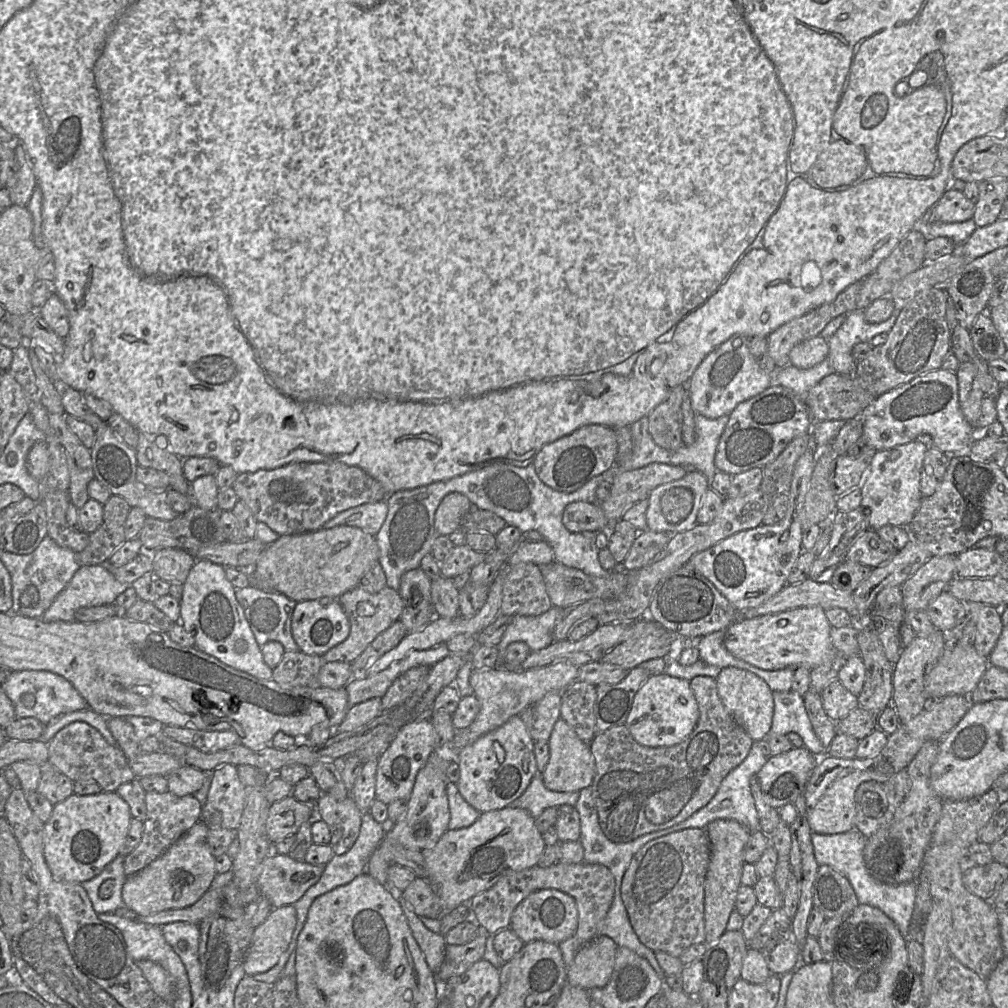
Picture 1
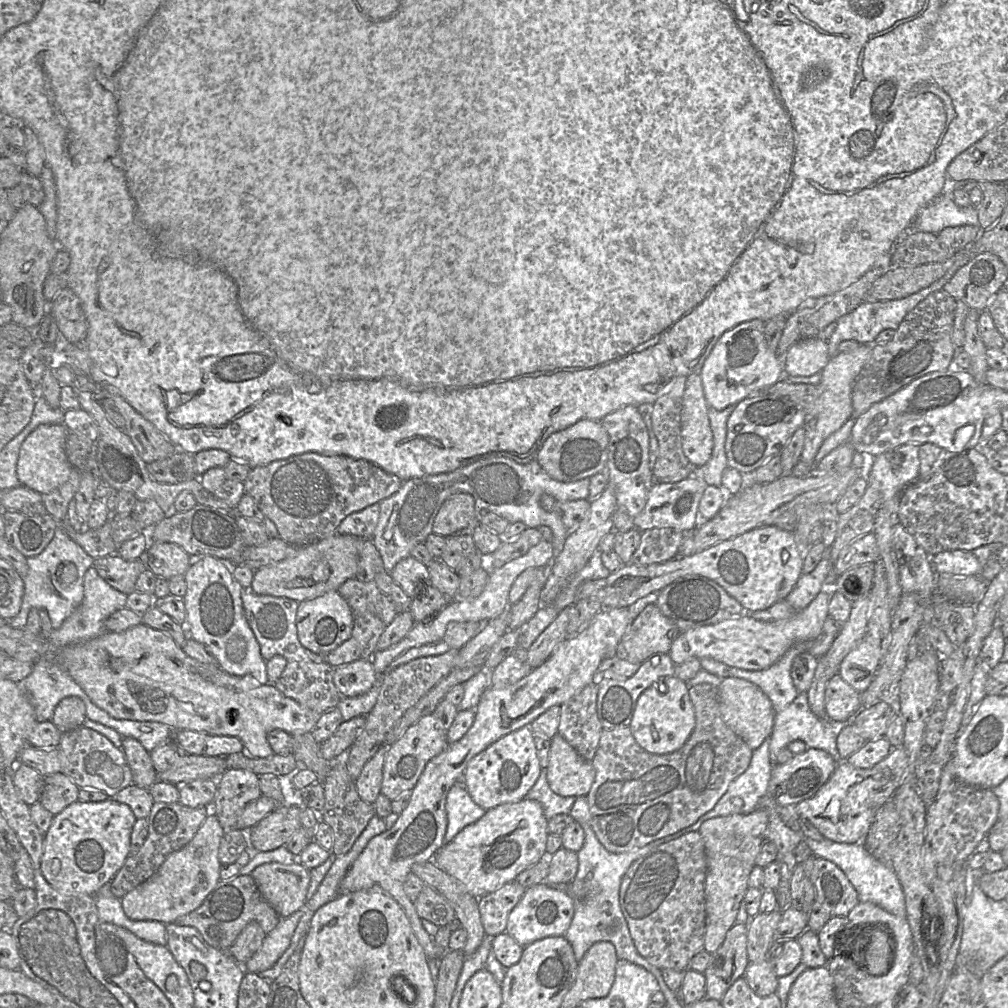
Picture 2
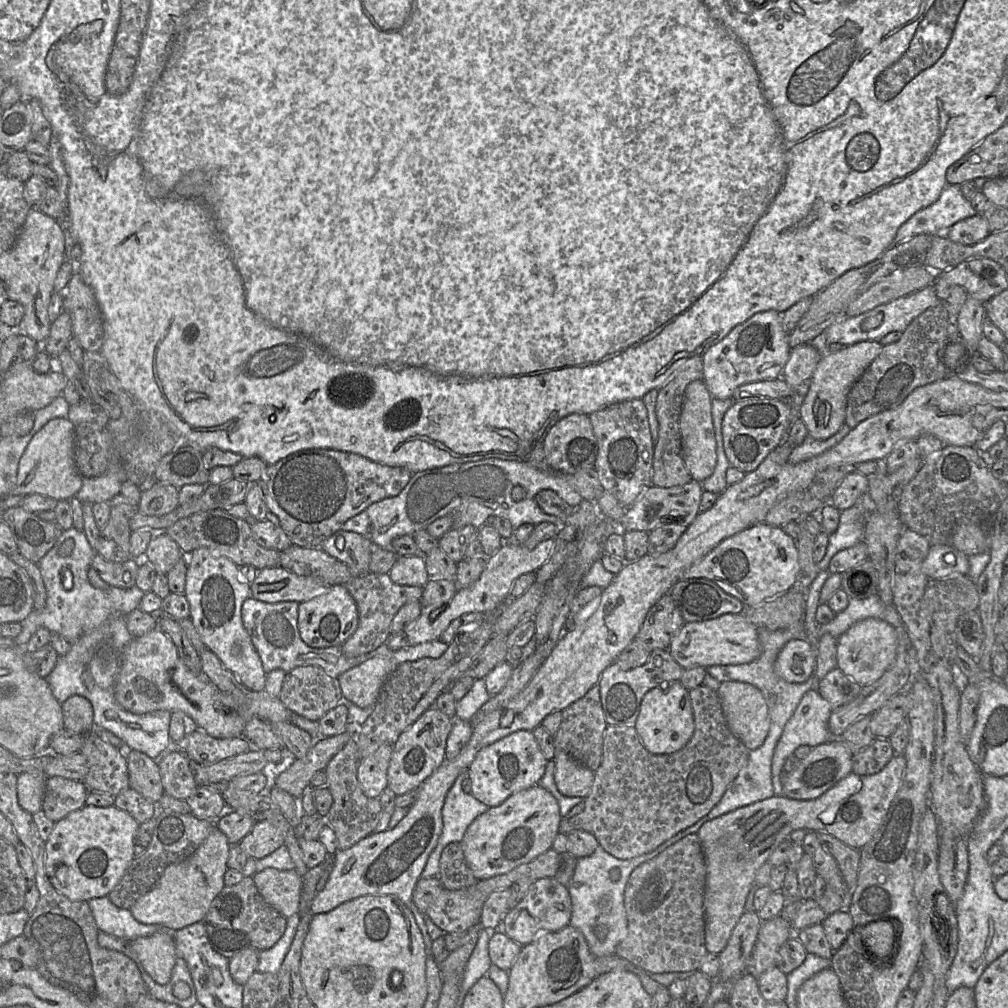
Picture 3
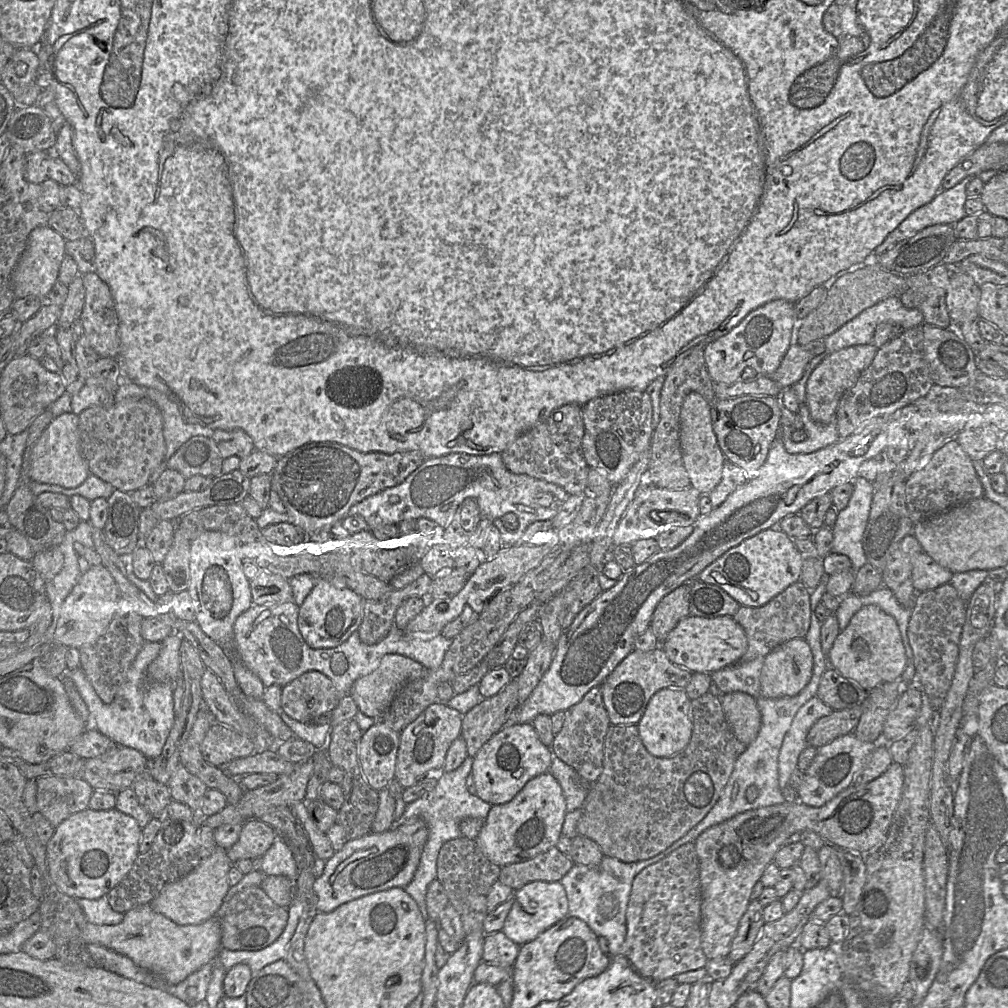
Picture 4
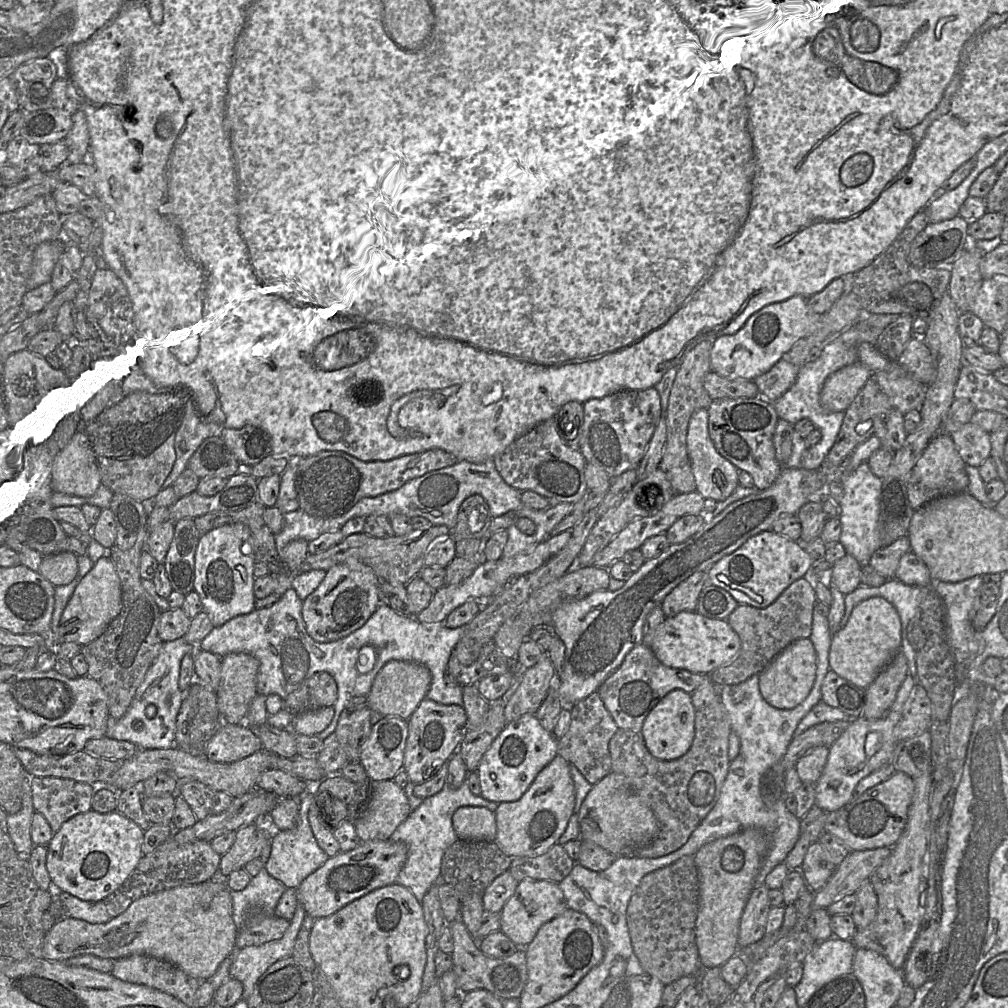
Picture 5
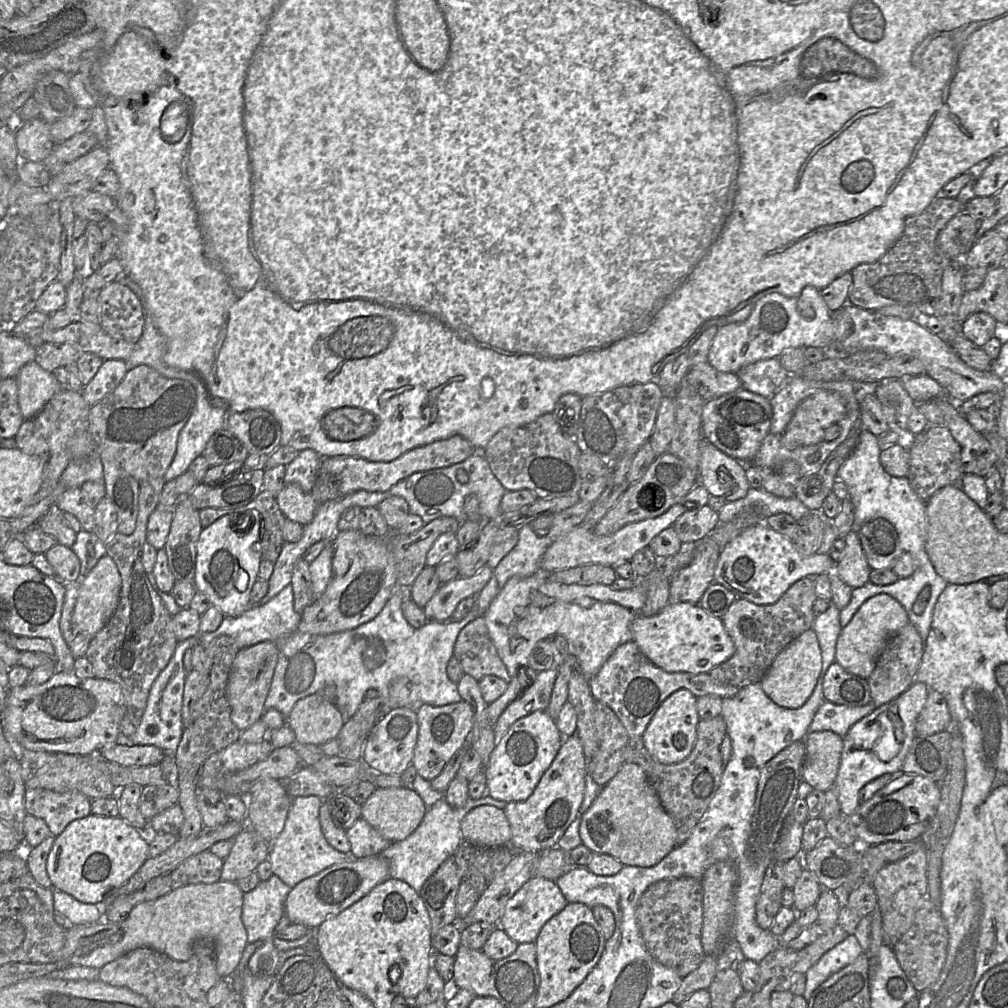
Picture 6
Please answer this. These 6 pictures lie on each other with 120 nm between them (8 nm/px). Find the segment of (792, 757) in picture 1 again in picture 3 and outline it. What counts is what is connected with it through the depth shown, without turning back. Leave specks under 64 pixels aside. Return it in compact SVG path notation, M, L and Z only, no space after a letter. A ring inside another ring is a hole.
M840 737L812 748L811 752L800 760L796 769L783 777L783 795L797 800L809 800L819 797L852 772L853 754Z

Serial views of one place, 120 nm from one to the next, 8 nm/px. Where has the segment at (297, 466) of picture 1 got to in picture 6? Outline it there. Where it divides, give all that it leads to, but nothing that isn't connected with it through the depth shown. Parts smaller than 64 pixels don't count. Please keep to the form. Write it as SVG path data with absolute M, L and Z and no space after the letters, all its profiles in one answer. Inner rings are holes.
M456 435L413 448L388 462L373 462L361 457L323 457L311 495L318 505L344 498L356 491L385 492L416 472L448 467L466 460L476 449L464 437Z

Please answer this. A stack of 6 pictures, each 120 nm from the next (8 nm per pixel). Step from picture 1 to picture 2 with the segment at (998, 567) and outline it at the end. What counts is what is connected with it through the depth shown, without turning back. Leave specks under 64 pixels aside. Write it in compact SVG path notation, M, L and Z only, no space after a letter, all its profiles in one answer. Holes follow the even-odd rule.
M950 550L931 557L931 564L937 574L980 575L983 565L972 551Z

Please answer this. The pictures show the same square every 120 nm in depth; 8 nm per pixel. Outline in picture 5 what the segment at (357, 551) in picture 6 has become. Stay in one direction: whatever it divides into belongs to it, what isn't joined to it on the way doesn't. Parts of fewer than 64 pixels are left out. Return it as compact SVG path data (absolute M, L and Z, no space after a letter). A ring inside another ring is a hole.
M355 559L331 567L318 588L303 601L302 618L309 636L316 642L328 643L361 628L381 604L380 583L369 566Z

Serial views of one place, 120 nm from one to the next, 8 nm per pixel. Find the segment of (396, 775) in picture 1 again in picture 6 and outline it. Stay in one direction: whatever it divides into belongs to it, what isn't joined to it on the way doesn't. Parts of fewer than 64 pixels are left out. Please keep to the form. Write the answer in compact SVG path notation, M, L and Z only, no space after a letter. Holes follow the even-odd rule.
M461 700L444 706L422 704L416 714L419 729L412 765L418 775L431 781L442 772L450 758L464 744L473 726L474 711L469 703Z

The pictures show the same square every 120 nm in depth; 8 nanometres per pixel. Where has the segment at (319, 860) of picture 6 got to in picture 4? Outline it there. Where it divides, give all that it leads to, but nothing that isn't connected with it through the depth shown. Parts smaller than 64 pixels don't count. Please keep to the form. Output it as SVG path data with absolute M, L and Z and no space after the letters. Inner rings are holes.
M276 836L271 847L263 855L261 871L264 875L284 876L296 886L296 863L290 847L282 837Z

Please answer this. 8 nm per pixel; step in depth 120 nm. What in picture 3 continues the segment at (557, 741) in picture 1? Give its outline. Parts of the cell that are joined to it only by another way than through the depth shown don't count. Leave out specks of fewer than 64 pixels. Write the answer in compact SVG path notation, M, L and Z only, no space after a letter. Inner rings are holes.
M555 749L554 781L560 793L569 797L582 797L589 794L593 782L594 771L574 760L561 749Z

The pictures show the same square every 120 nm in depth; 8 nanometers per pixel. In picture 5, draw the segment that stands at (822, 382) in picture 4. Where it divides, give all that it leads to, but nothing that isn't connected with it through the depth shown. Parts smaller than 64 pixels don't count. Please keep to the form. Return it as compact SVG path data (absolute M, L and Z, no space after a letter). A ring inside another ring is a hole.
M860 362L831 374L820 393L820 403L829 412L844 412L870 378L872 372Z

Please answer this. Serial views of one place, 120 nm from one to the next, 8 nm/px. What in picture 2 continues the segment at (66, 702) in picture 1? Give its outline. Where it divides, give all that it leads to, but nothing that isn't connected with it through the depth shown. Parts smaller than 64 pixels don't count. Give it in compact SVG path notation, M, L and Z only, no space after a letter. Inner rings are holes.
M41 658L32 672L21 682L34 708L37 721L50 721L58 703L69 696L79 697L84 704L88 695L81 686L53 659Z

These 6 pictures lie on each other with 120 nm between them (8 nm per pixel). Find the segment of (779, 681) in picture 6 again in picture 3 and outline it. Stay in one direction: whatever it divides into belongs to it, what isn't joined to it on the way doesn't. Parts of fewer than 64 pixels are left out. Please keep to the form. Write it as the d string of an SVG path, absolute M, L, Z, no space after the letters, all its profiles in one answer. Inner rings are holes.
M805 639L787 642L774 663L777 676L789 683L804 683L815 672L815 650Z

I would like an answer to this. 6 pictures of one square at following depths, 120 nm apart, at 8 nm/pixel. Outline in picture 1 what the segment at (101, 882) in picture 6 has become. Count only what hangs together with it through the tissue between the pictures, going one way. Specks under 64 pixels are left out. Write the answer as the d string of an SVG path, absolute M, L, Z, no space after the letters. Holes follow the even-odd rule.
M100 792L94 795L72 794L53 806L49 820L44 824L44 857L52 875L65 882L81 884L97 874L119 855L128 835L132 815L130 807L116 792Z

